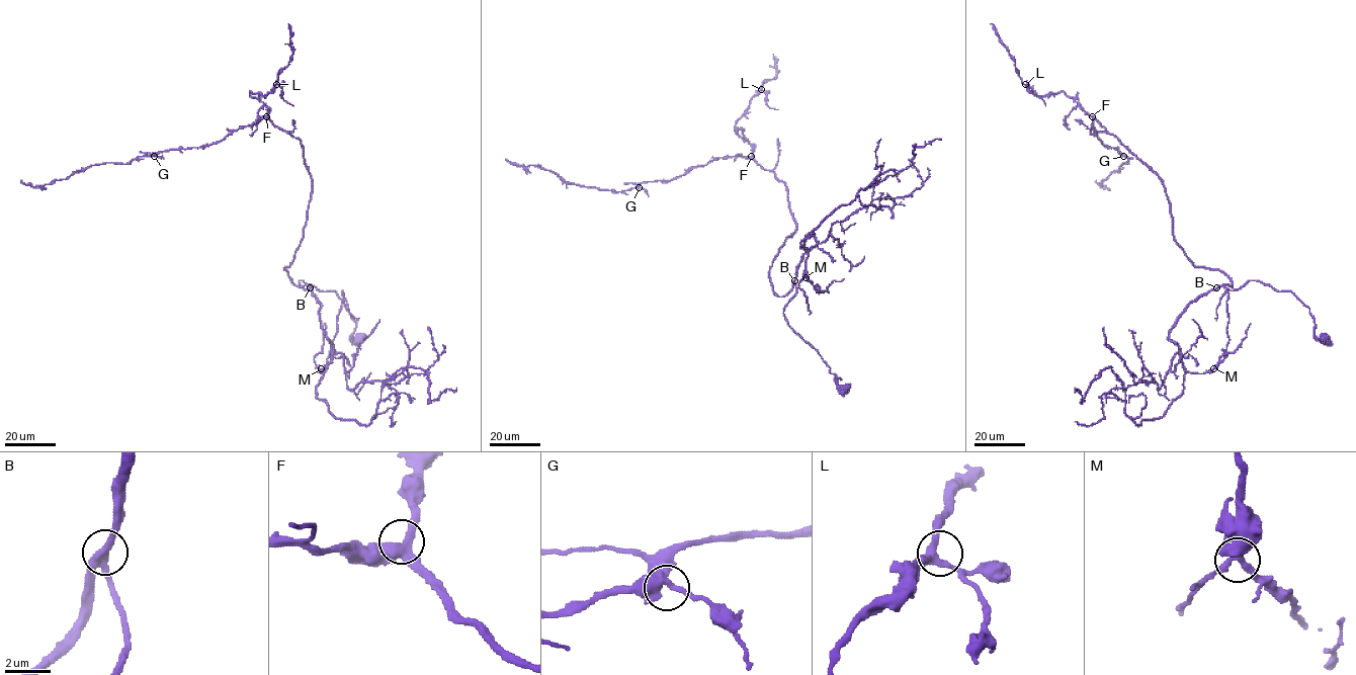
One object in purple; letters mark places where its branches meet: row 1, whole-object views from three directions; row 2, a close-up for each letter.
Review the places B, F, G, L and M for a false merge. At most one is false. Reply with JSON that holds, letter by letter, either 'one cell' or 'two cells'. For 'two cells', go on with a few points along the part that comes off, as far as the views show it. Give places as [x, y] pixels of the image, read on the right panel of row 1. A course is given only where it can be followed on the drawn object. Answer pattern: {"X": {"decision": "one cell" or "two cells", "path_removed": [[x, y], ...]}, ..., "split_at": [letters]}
{"B": {"decision": "one cell"}, "F": {"decision": "one cell"}, "G": {"decision": "one cell"}, "L": {"decision": "one cell"}, "M": {"decision": "one cell"}, "split_at": []}

